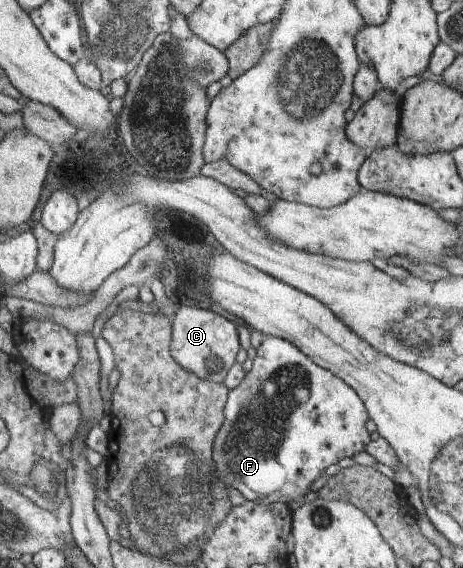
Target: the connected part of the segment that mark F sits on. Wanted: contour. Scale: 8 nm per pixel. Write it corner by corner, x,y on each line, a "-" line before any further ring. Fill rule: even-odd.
265,335
260,346
257,348
252,368
247,372
244,382
229,391
229,397
225,406
225,421
216,437
213,457
215,458
217,470
219,470
219,474
222,476
225,484
237,489
247,500
262,500
269,503
298,502
300,498
304,498
310,492
312,484
320,476
324,475
324,472
332,464
340,462
344,458
351,458
351,456
358,454
358,452
366,452
373,442
372,438
370,438
370,432
368,432
368,426
366,426
370,419
371,416
363,398
360,398
356,390
343,378
340,378
340,375
334,374
331,370
312,362
312,359
308,358
308,355
304,354
295,344
277,336

